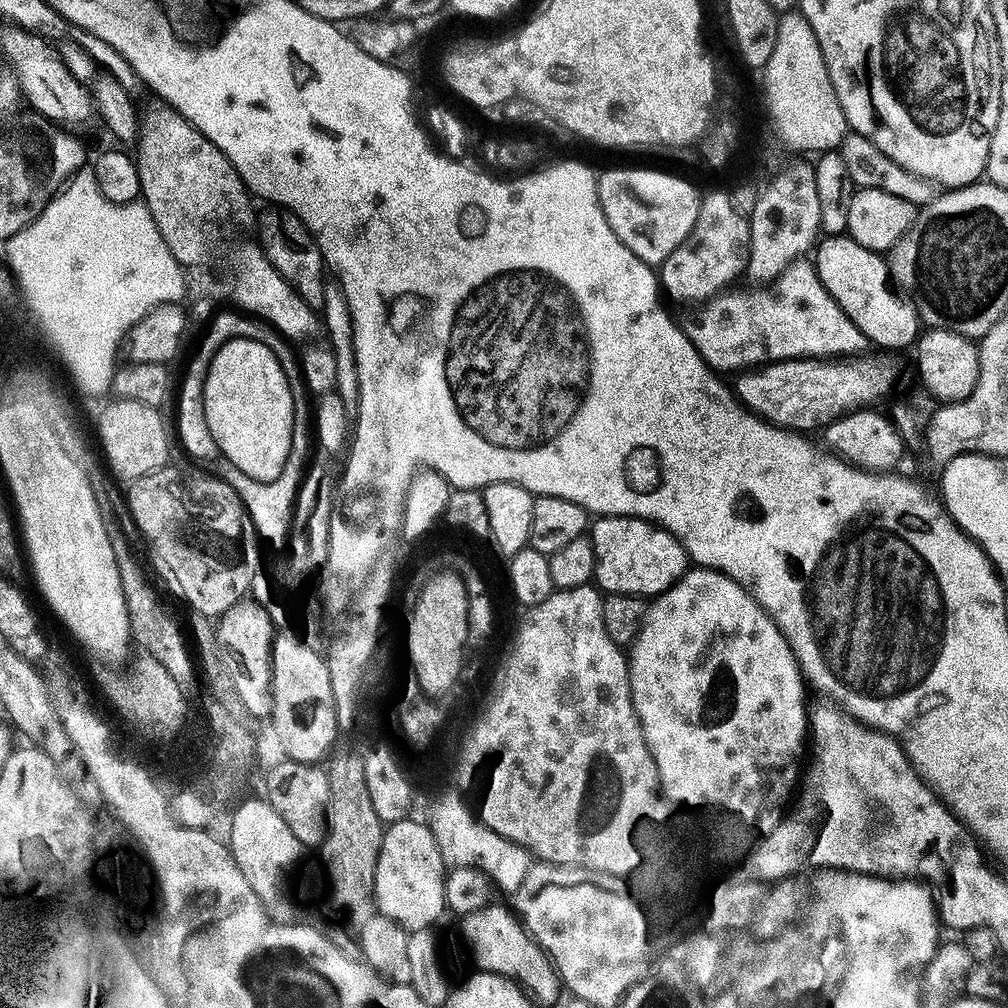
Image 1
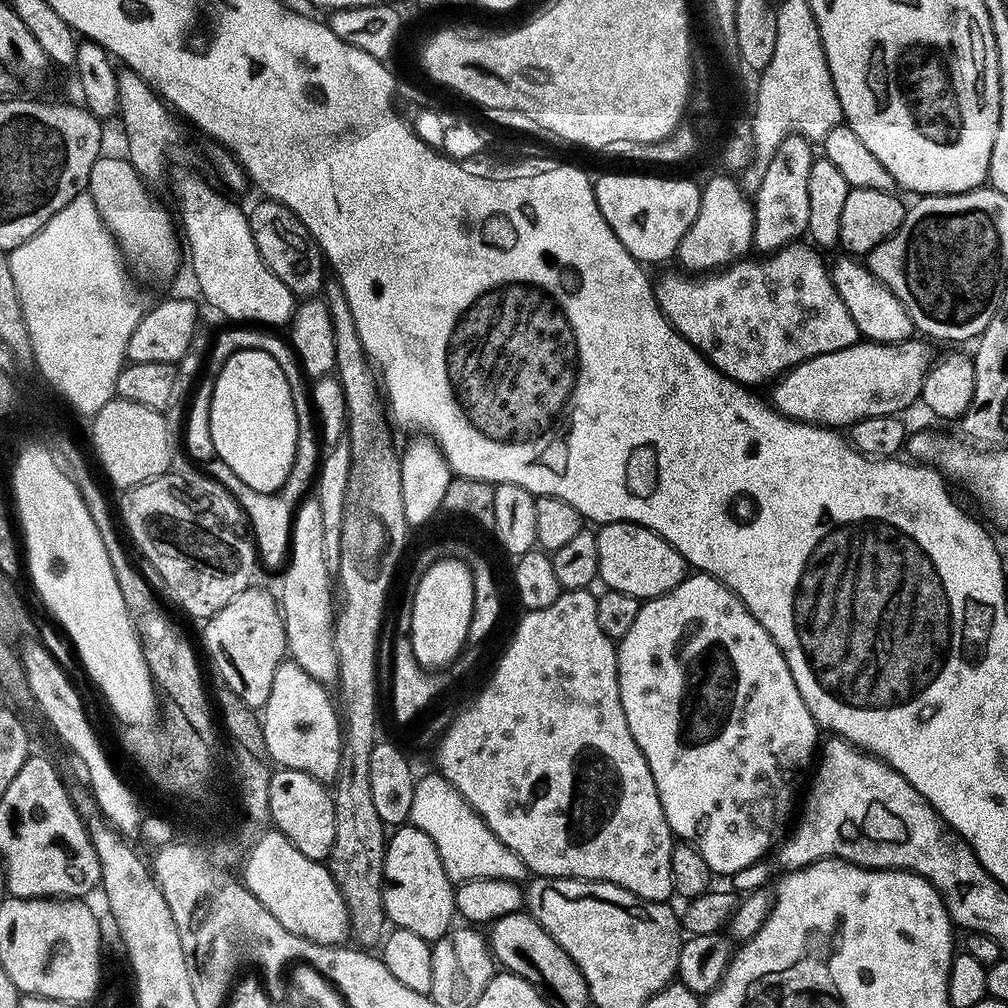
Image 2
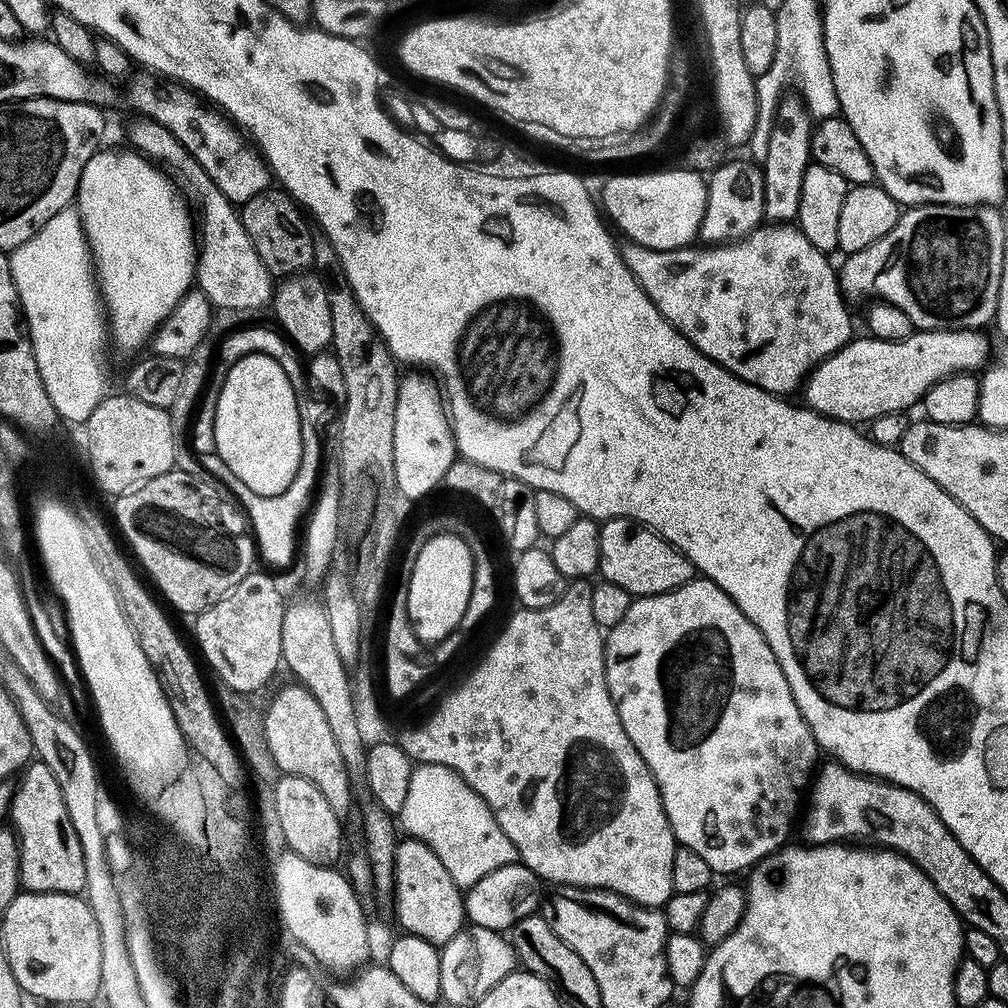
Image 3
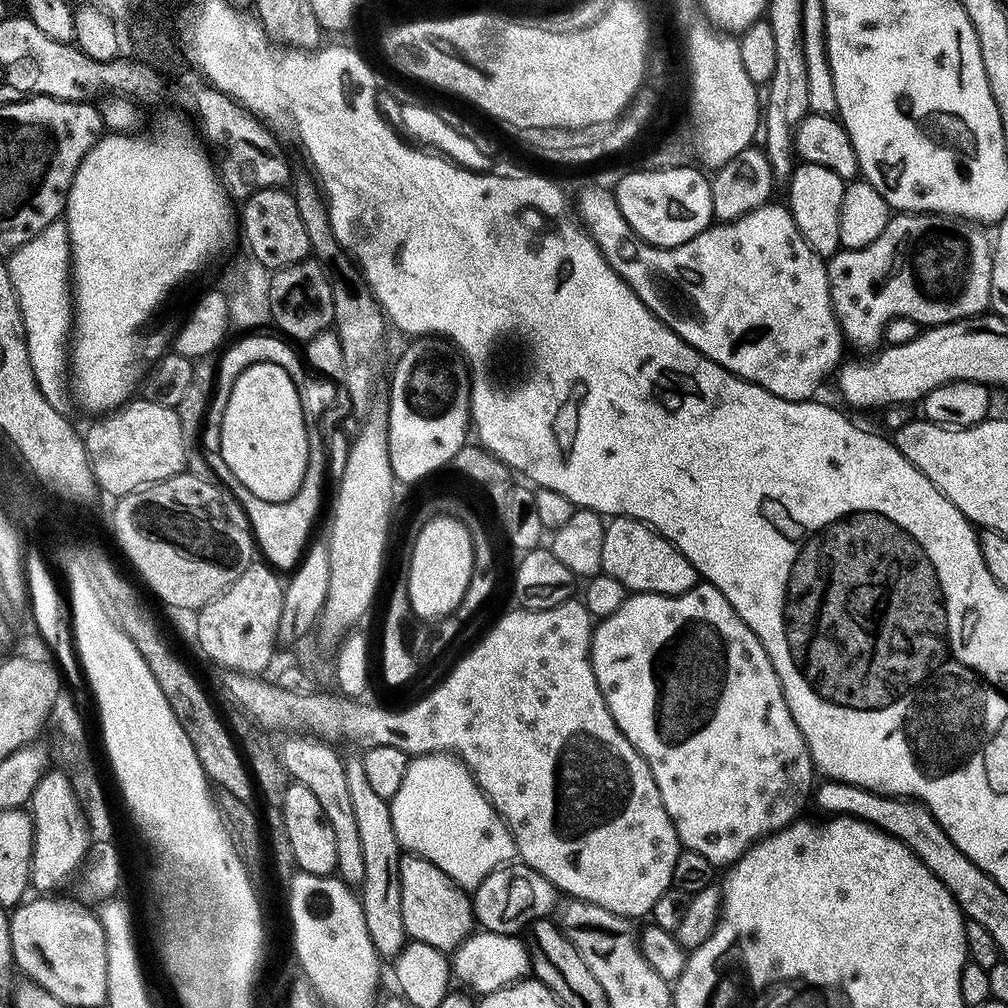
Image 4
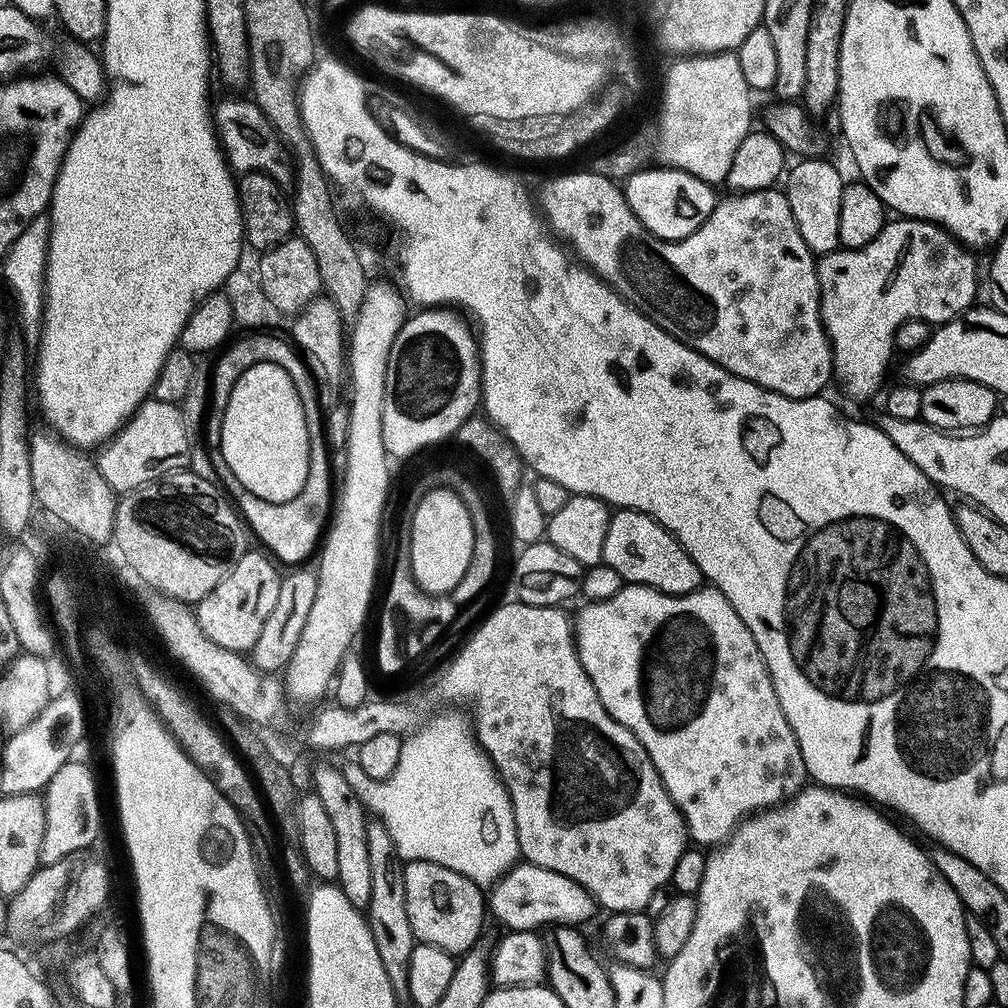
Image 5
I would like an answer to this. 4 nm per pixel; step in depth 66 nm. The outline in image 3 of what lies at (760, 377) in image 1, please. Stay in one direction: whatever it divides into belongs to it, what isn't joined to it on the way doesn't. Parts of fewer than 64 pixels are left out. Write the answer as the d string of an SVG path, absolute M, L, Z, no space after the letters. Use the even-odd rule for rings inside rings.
M953 326L950 328L916 330L913 331L912 335L902 338L901 340L877 340L875 338L859 340L859 338L853 338L849 340L844 347L837 350L833 356L828 356L818 367L809 372L807 380L805 380L802 385L802 393L804 392L803 403L811 408L813 412L817 412L823 416L829 416L832 420L840 420L843 424L851 424L853 426L863 425L863 420L865 420L865 422L876 420L882 414L904 412L905 410L908 410L908 407L910 407L911 404L919 405L921 401L923 401L924 395L928 393L929 388L935 386L939 380L944 380L947 376L979 373L990 360L990 357L988 357L988 340L983 336L984 334L983 331L975 328L958 328Z

